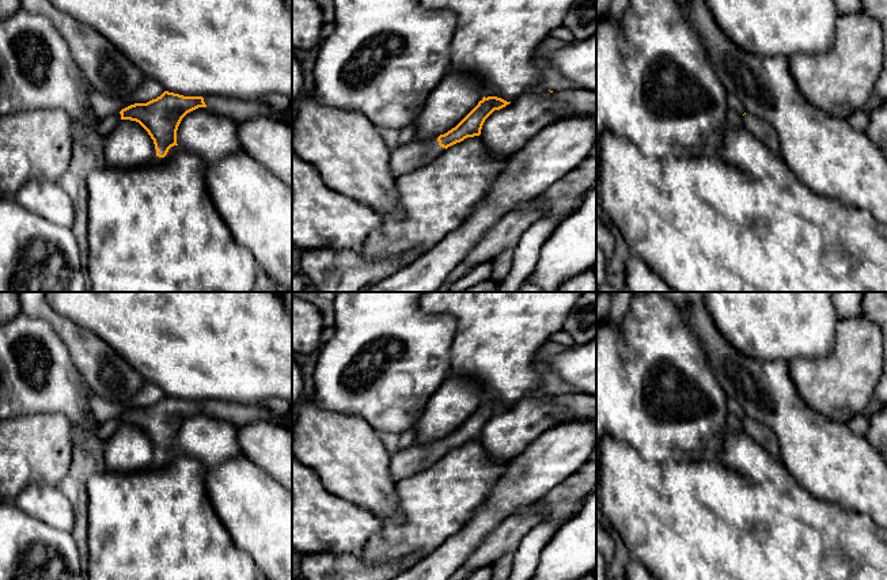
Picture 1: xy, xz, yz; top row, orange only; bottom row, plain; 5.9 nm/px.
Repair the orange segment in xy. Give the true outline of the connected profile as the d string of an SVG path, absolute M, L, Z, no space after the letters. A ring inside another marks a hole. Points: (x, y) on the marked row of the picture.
M168 91L147 103L130 105L122 109L120 114L121 120L139 122L153 140L156 156L164 158L171 147L178 145L177 130L182 118L200 107L236 121L247 121L253 117L270 114L284 124L292 124L292 103L281 113L272 110L258 99L242 101L212 95L183 96Z

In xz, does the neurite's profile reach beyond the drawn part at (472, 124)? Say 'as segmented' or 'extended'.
extended

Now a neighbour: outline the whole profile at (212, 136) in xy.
M202 107L182 118L177 130L177 144L196 152L208 163L216 163L234 152L243 151L238 140L238 122Z

